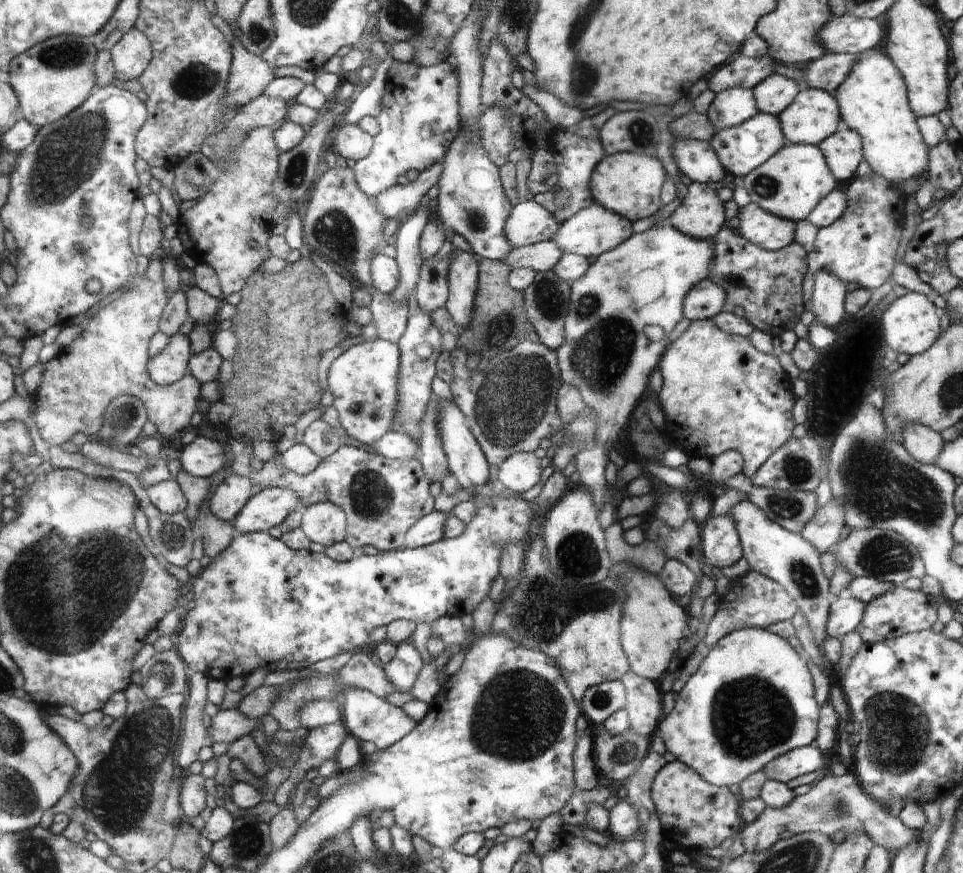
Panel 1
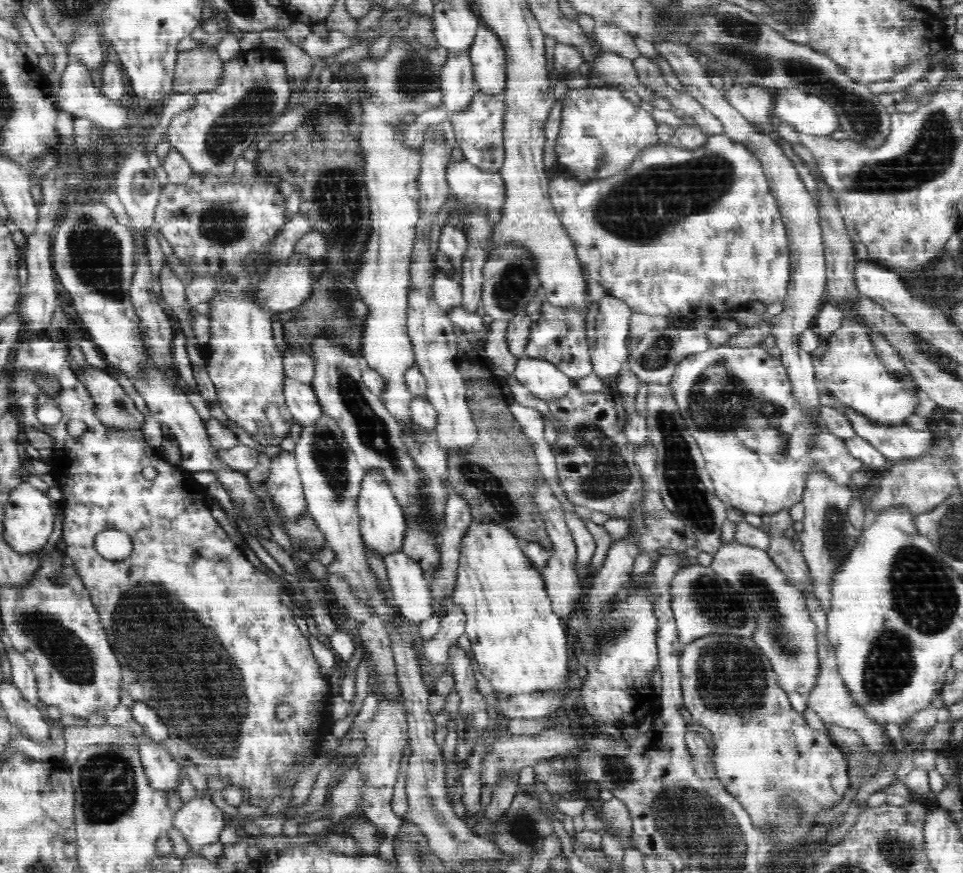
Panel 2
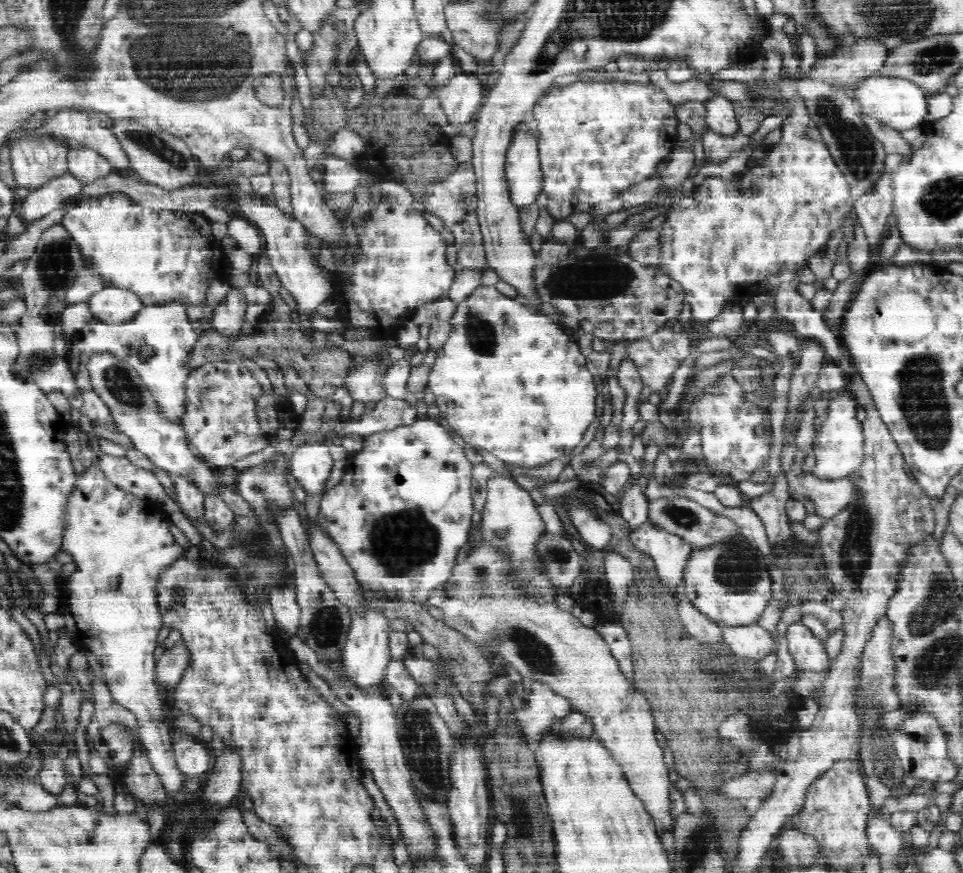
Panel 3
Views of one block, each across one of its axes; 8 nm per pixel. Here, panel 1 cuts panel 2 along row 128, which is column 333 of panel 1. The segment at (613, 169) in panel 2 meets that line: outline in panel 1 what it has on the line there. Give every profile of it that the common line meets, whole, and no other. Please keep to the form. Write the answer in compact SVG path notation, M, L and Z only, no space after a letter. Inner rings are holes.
M441 398L437 404L439 437L449 472L457 478L461 490L477 491L472 499L477 506L477 515L466 525L466 530L460 536L444 536L425 547L386 551L376 555L365 553L347 561L331 559L325 552L294 550L268 532L239 533L228 550L201 570L196 584L190 583L192 590L196 590L198 606L184 620L186 624L180 632L180 653L190 666L191 673L202 672L211 679L228 682L231 678L246 678L258 668L266 672L308 669L318 660L331 659L342 652L354 652L354 648L366 646L370 642L368 636L372 628L390 625L398 619L421 624L440 617L472 614L500 574L500 558L506 546L525 540L537 504L536 499L533 502L525 501L498 483L489 481L489 461L474 438L461 407L454 401Z

